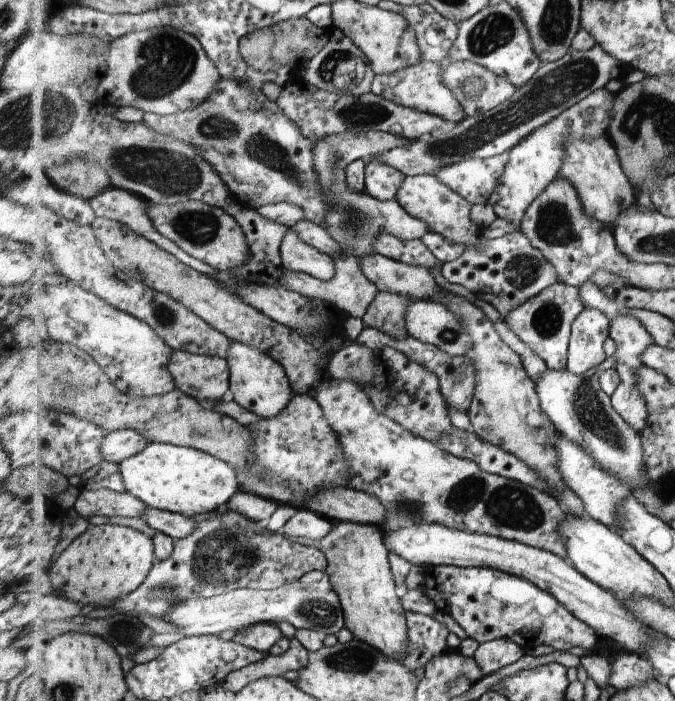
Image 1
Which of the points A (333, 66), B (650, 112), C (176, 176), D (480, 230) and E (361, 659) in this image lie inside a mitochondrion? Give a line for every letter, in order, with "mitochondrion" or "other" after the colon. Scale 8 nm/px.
A: mitochondrion
B: mitochondrion
C: mitochondrion
D: other
E: mitochondrion

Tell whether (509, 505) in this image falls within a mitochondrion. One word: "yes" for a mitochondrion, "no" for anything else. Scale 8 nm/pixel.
yes

